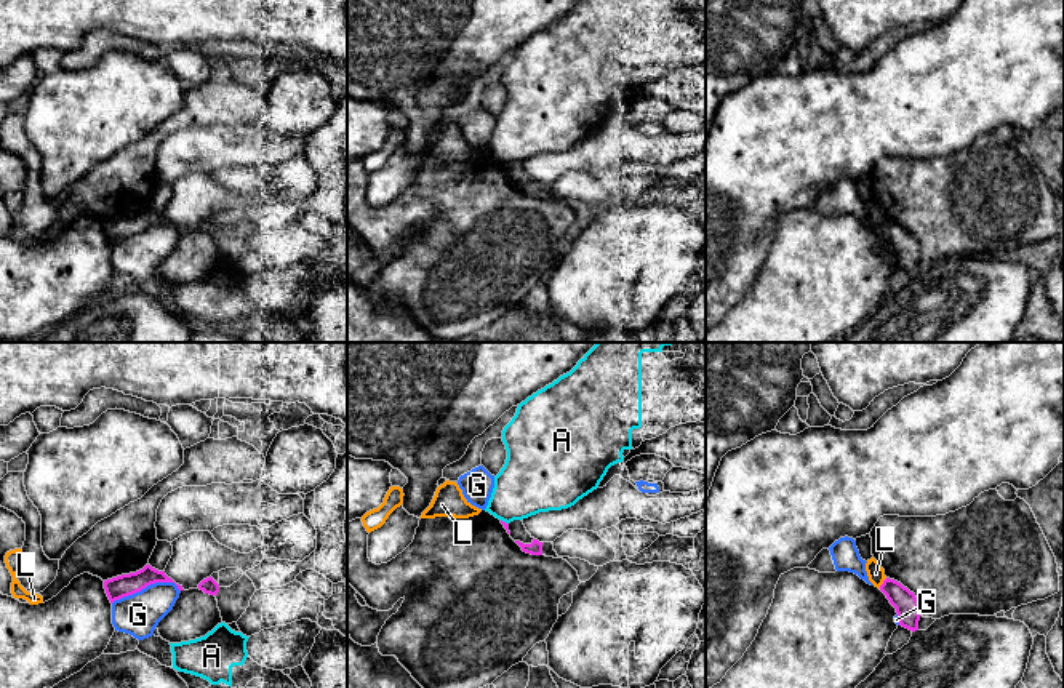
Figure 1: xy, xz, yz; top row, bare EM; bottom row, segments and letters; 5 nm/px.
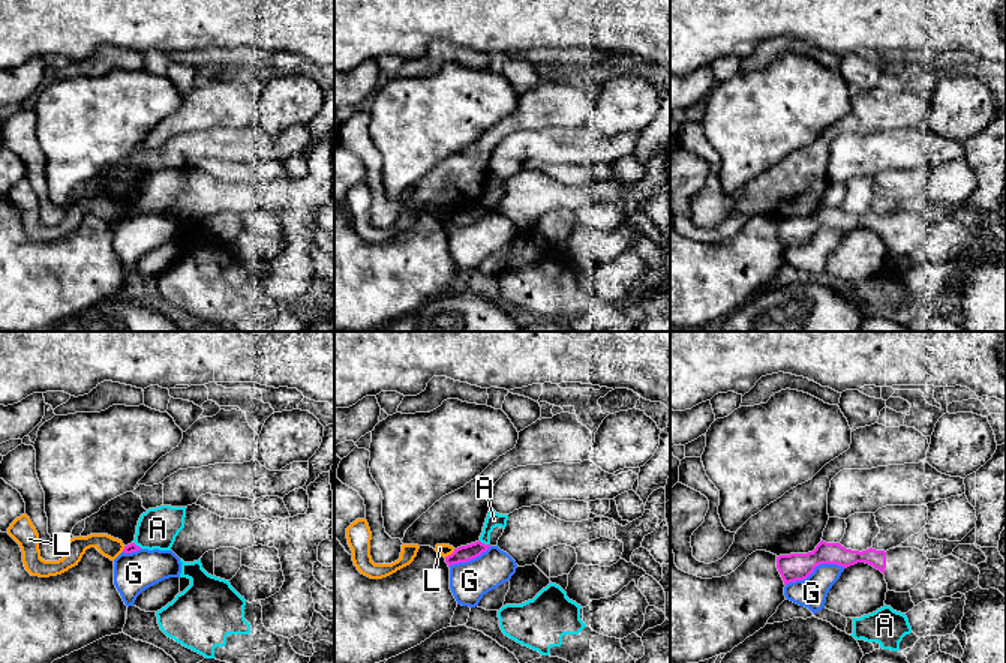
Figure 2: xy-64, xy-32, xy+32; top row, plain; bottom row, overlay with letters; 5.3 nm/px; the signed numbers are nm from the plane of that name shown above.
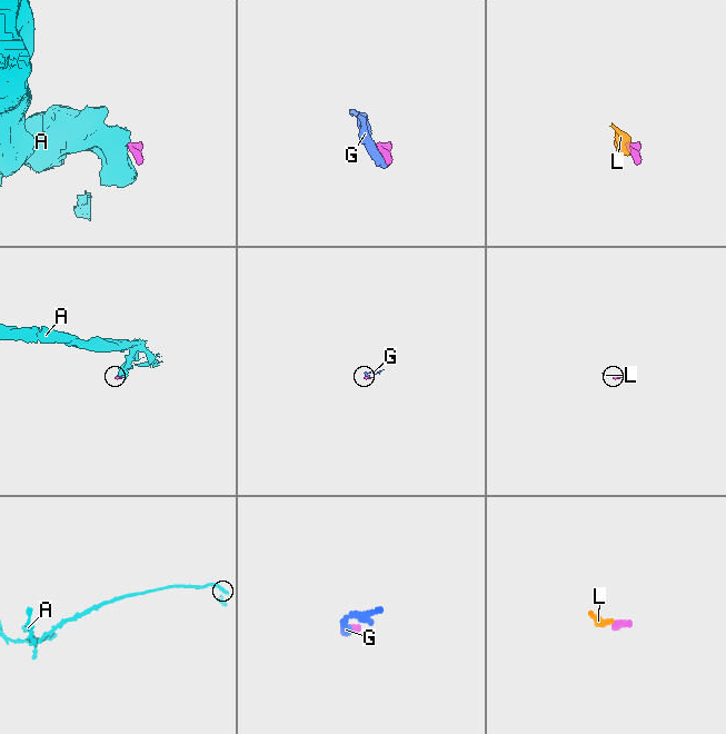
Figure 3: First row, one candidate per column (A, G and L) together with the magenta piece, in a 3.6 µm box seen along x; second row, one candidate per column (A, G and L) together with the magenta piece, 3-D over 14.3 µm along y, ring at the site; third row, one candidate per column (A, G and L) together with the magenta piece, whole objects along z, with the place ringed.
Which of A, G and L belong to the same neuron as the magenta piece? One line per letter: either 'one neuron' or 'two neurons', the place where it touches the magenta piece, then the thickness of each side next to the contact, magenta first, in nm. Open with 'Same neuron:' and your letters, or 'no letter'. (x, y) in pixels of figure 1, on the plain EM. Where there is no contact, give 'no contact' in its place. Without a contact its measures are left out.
Same neuron: no letter
A: two neurons; contact xz (504, 164); calibres 30 and 320 nm
G: two neurons; contact xy (146, 228); calibres 110 and 220 nm
L: two neurons; contact yz (884, 224); calibres 120 and 90 nm

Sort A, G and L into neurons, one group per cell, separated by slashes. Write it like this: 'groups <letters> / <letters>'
groups A / G / L

